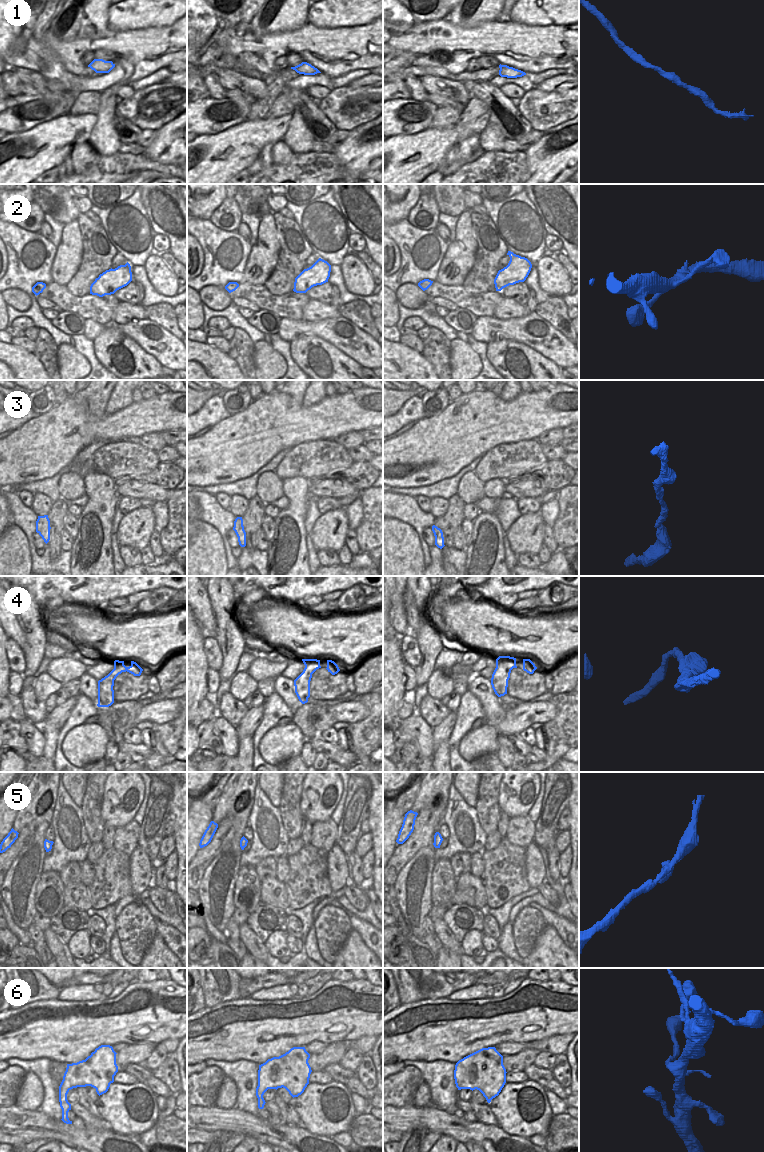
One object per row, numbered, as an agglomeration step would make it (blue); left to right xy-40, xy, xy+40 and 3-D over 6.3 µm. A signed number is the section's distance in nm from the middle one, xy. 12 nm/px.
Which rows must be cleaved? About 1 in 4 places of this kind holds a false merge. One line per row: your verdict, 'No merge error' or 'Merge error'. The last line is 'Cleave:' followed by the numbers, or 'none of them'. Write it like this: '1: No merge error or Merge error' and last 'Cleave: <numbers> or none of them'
1: No merge error
2: No merge error
3: No merge error
4: No merge error
5: No merge error
6: No merge error
Cleave: none of them.

